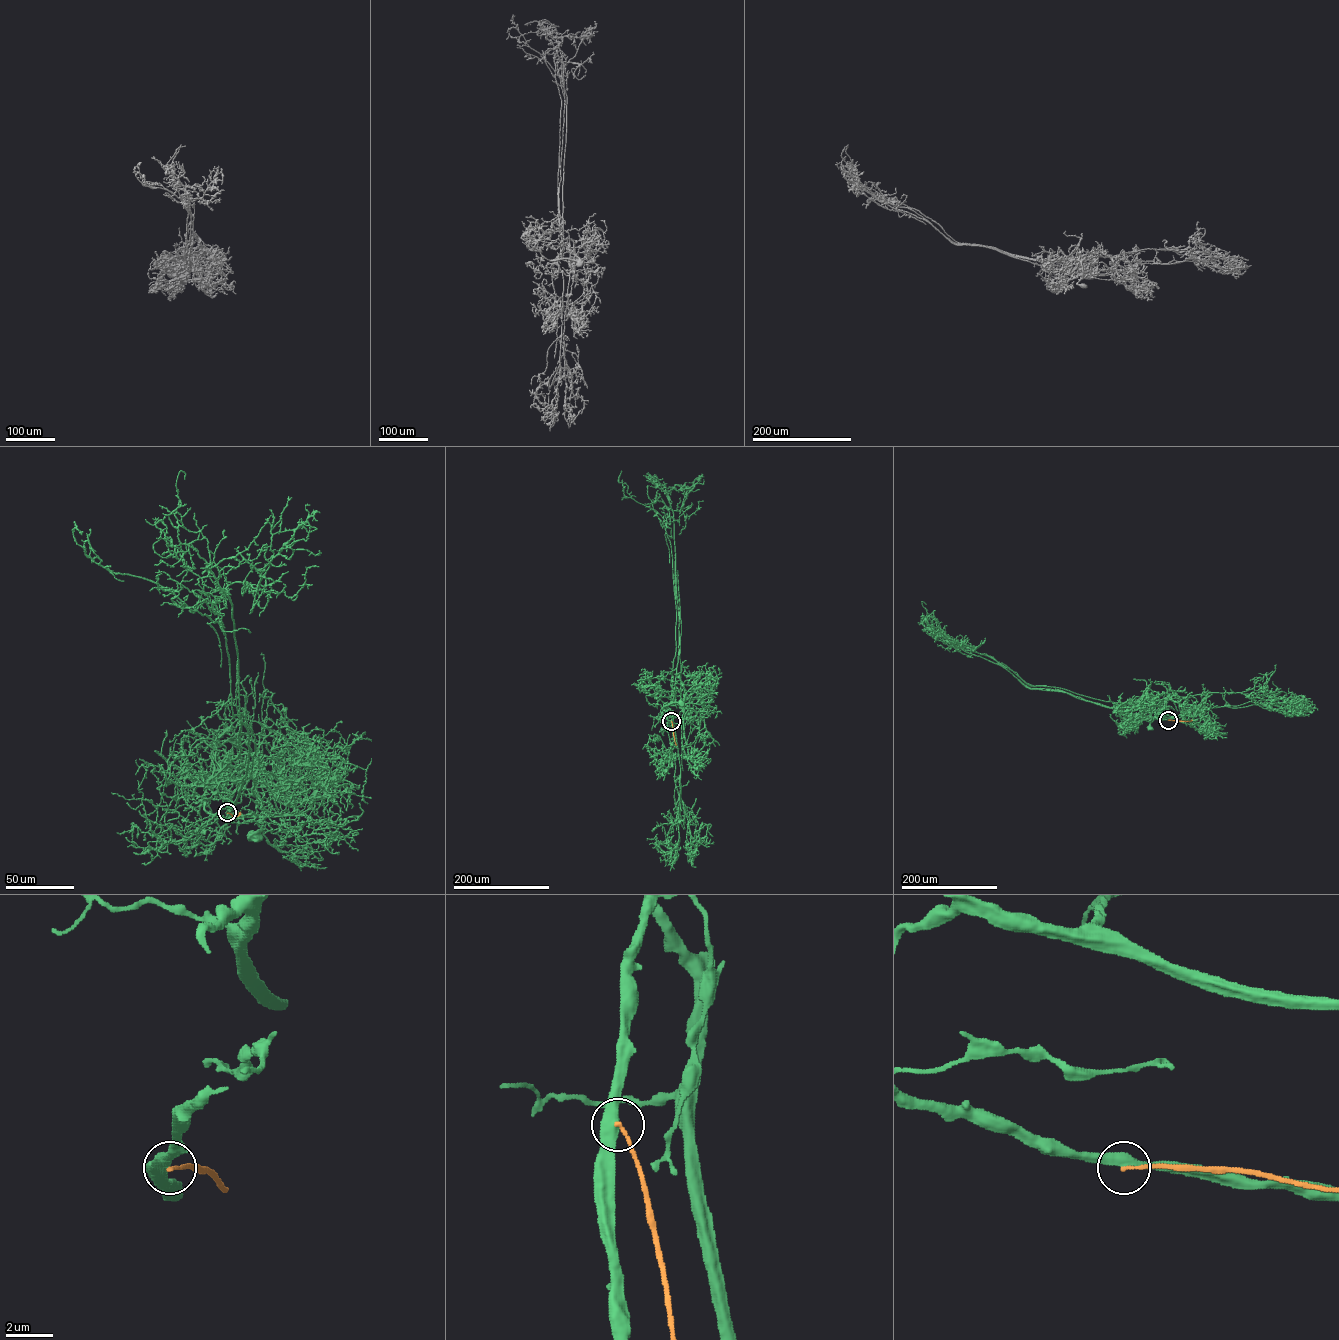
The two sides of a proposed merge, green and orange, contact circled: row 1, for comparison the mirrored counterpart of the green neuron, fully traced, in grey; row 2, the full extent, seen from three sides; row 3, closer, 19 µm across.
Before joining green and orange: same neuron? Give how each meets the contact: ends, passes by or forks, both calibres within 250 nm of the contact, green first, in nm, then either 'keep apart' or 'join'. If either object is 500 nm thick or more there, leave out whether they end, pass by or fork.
green passes by; orange ends; calibres 480 and 150 nm; keep apart

